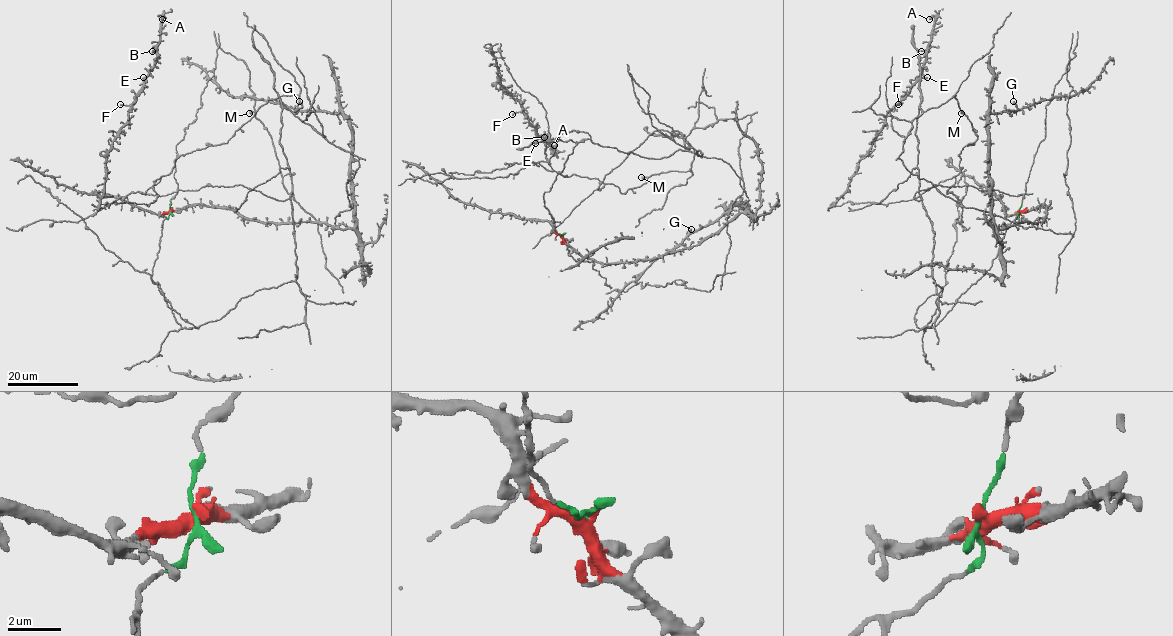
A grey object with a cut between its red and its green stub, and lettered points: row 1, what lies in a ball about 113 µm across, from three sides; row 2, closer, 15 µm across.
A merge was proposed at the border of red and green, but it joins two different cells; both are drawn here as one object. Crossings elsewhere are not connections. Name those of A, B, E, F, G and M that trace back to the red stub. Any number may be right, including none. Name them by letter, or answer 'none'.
G

